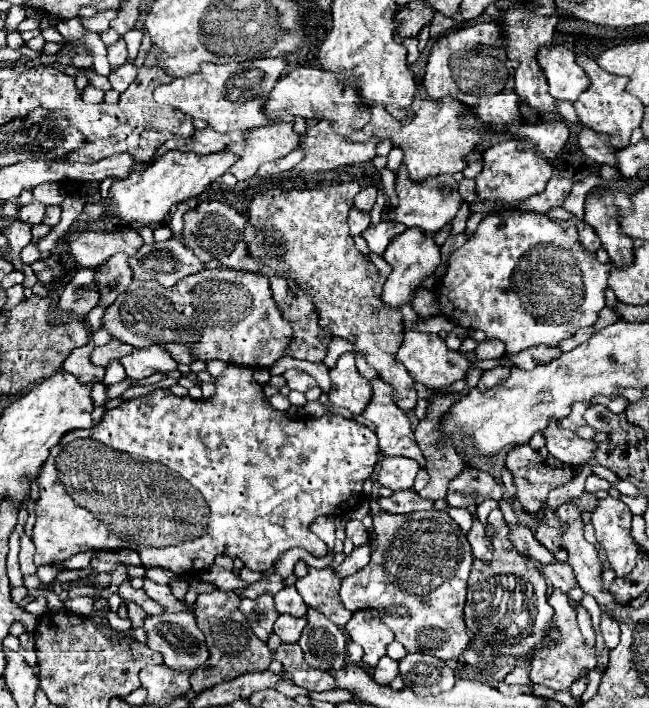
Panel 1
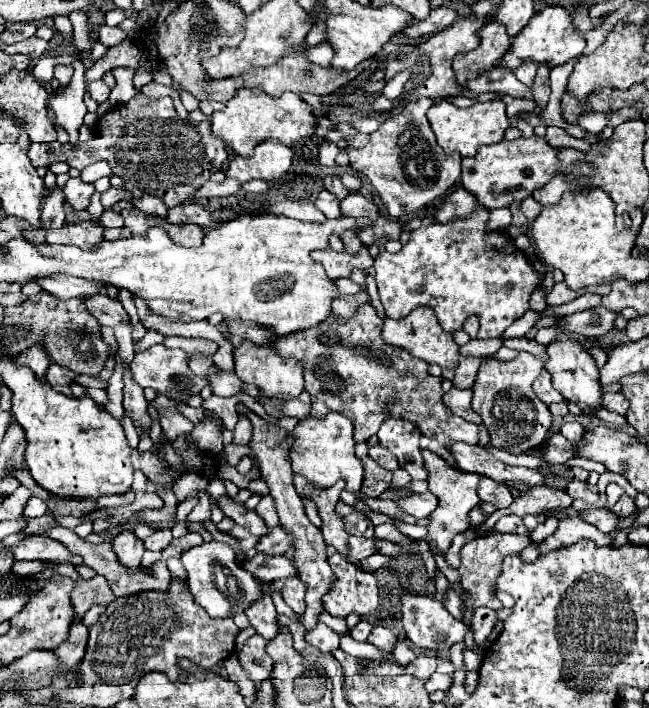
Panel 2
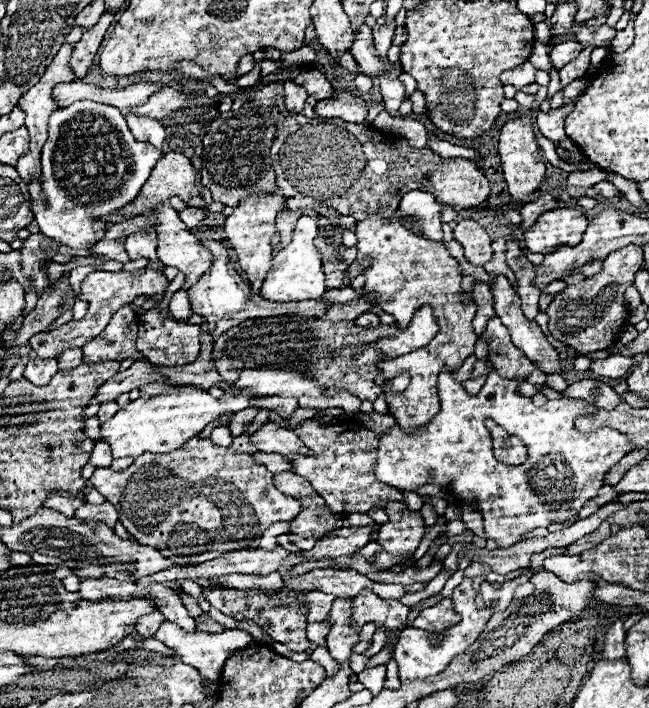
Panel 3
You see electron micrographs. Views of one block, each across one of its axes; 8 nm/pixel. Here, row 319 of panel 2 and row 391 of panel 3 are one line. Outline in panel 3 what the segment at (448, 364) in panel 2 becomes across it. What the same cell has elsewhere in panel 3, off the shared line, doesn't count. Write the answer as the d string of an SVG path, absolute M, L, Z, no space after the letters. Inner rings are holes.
M396 210L390 218L378 212L366 220L360 220L354 232L358 238L354 246L358 250L356 262L364 262L366 258L370 258L370 266L362 270L362 276L366 278L364 296L368 300L374 300L376 306L382 308L382 312L392 314L398 322L398 328L406 328L414 310L422 304L434 304L434 314L438 316L440 330L428 346L378 364L378 370L384 374L384 380L390 380L390 376L398 376L398 372L404 370L410 372L410 388L406 388L402 396L394 396L390 390L384 392L390 404L390 414L402 424L404 430L414 430L420 428L426 420L432 420L434 412L438 412L438 372L442 372L442 368L458 370L462 362L470 354L474 354L478 336L472 330L472 318L476 314L476 306L466 306L460 302L462 268L458 266L456 258L448 254L442 242L428 240L420 232L404 226L404 216L400 214L400 210Z

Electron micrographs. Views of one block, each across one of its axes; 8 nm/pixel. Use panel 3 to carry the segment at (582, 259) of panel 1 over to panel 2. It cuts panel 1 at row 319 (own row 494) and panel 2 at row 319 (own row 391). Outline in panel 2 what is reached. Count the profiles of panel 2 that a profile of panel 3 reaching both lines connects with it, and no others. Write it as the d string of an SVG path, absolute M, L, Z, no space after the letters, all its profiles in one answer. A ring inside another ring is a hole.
M472 212L462 220L448 224L432 224L418 228L410 234L410 240L402 246L400 252L390 254L382 250L374 260L376 284L380 302L384 306L386 318L404 320L412 310L420 306L430 306L436 312L440 326L448 332L462 328L464 320L472 314L480 316L478 338L498 338L514 320L518 320L528 310L528 300L532 290L540 284L530 260L520 252L504 232L488 232L488 212Z

